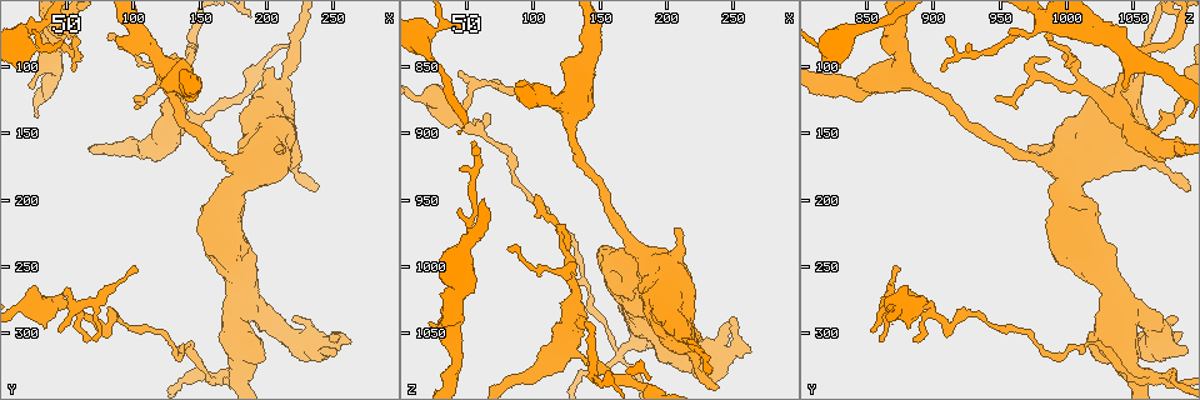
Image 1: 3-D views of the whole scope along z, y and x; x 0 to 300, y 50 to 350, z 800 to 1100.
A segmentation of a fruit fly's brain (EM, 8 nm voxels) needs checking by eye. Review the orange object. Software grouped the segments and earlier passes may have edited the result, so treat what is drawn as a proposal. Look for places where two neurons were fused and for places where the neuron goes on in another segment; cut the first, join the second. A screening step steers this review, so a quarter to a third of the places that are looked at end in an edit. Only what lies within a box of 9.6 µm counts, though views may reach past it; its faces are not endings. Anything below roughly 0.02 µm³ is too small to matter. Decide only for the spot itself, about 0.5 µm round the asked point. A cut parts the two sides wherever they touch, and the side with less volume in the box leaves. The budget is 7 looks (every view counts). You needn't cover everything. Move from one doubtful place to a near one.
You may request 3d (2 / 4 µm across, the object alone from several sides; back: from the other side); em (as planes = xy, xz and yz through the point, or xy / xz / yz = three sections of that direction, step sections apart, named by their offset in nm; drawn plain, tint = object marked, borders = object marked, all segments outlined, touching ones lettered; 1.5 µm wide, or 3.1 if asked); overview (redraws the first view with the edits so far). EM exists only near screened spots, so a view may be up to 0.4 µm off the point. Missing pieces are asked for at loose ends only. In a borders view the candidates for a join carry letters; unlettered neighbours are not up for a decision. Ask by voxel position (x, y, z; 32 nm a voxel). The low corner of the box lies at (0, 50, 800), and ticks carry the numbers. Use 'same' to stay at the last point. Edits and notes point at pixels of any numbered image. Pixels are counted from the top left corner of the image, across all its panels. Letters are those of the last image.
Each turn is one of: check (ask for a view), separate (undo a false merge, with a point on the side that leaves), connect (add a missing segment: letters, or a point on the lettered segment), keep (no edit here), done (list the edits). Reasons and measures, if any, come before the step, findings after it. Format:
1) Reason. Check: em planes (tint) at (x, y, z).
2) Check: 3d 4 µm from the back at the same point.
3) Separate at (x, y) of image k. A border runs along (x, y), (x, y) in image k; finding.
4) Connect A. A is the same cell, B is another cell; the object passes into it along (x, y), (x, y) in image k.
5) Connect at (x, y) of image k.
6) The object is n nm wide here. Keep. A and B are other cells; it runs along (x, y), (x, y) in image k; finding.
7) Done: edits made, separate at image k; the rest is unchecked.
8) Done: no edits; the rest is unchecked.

Free end. Check: 3d 4 µm at (48, 80, 822).

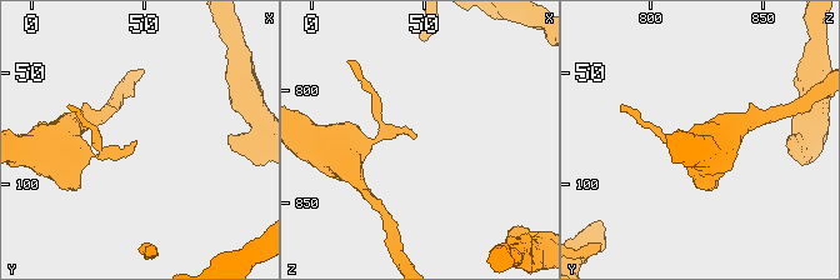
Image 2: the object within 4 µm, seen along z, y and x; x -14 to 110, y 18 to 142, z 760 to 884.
Check: em xz step 4 (borders) at (46, 82, 820).

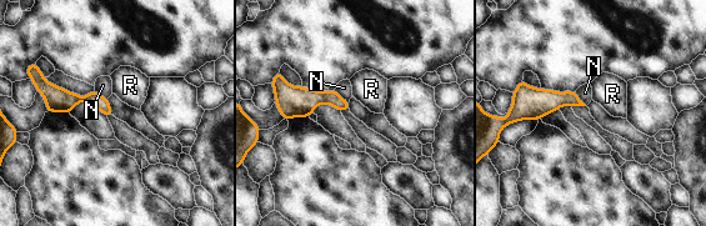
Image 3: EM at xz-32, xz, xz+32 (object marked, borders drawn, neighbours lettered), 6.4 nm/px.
Keep. N and R are other cells; it runs along (44, 90), (56, 99), (94, 99), (109, 112) in image 3; none of them fits.

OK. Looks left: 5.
Thin end. Check: em planes (plain) at (56, 80, 910).

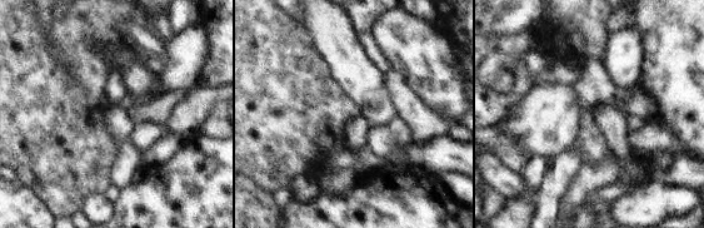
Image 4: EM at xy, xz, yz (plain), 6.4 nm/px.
See the neighbours. Check: em planes (borders) at the same point.

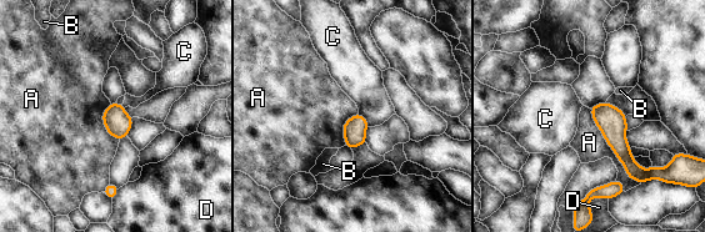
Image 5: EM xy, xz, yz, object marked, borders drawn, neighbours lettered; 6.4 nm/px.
Keep. A, B, C and D are other cells; a border runs along (589, 109), (626, 175), (640, 183) in image 5; no lettered segment goes on from it.

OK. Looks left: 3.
Branch point. Check: em planes (borders) at (106, 80, 872).

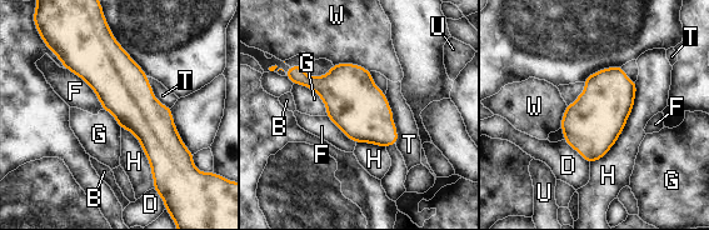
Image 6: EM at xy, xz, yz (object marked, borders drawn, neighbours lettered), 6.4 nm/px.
Keep. B, D, F, G, H, T, U and W are other cells; a border runs along (294, 83), (311, 89), (326, 115) in image 6; one neuron here.

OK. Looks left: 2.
Done: no edits; the rest is unchecked.

